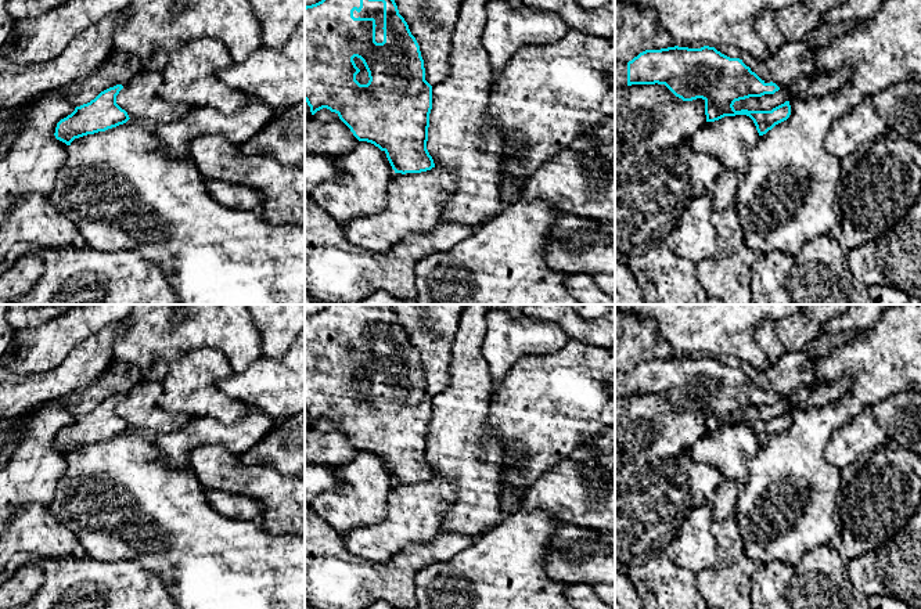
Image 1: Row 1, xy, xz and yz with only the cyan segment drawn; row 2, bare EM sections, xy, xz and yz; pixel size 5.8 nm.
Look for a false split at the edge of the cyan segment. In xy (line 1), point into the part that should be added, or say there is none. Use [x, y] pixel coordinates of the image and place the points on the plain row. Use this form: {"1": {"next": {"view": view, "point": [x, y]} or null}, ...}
{"1": {"next": null}}

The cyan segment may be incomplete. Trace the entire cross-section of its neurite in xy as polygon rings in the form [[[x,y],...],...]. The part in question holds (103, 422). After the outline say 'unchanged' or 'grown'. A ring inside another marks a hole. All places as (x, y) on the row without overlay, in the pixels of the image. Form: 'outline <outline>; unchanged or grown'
outline [[[116,394],[101,401],[90,412],[76,417],[71,425],[57,433],[55,448],[71,455],[75,448],[126,433],[130,428],[116,414],[116,406],[122,399],[122,394]]]; unchanged

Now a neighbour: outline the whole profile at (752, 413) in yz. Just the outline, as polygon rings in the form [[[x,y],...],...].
[[[839,378],[825,385],[813,382],[798,388],[792,394],[781,397],[774,404],[740,410],[735,411],[733,417],[735,421],[771,421],[796,407],[821,407],[824,404],[837,403],[852,390],[852,386],[853,382],[850,378]]]

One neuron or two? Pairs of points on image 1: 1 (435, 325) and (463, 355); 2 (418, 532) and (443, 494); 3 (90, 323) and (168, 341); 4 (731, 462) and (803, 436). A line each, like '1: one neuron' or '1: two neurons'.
1: two neurons
2: one neuron
3: two neurons
4: two neurons

